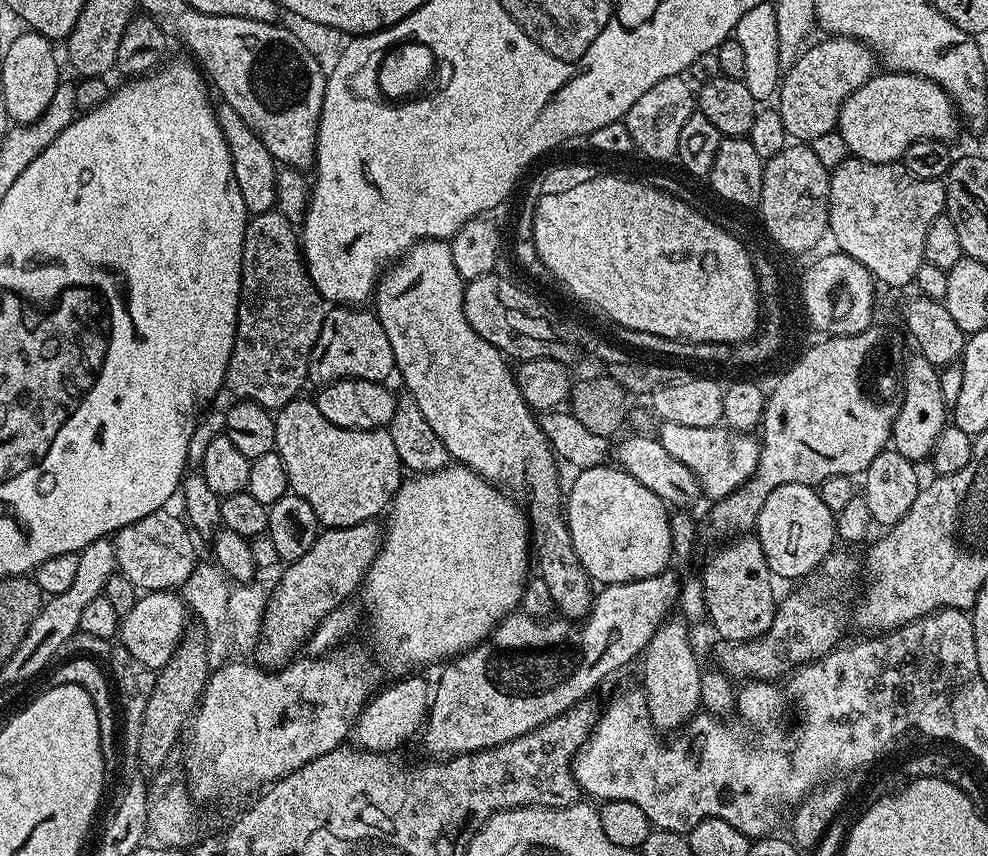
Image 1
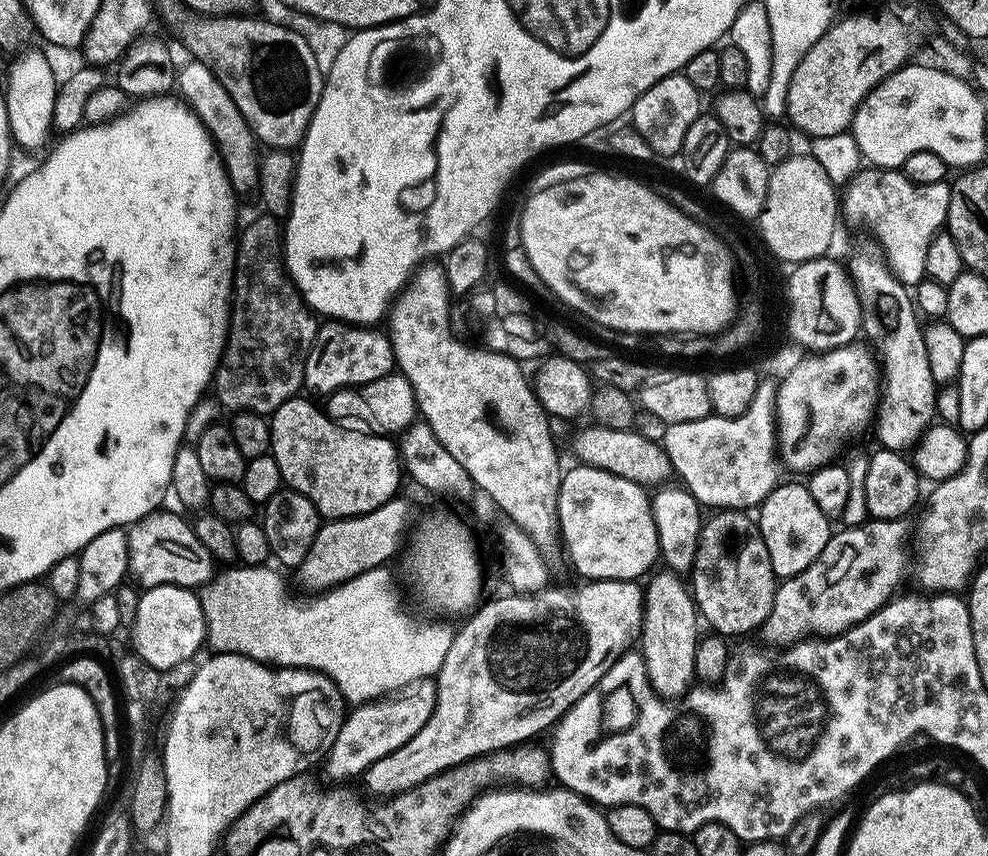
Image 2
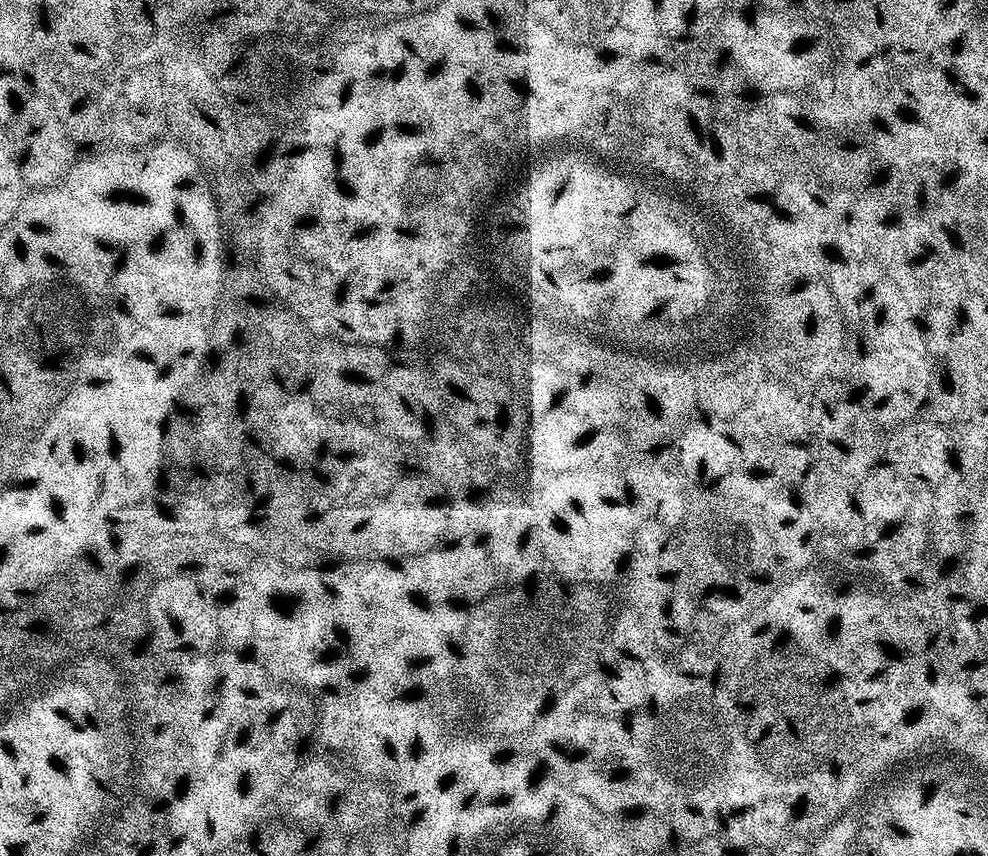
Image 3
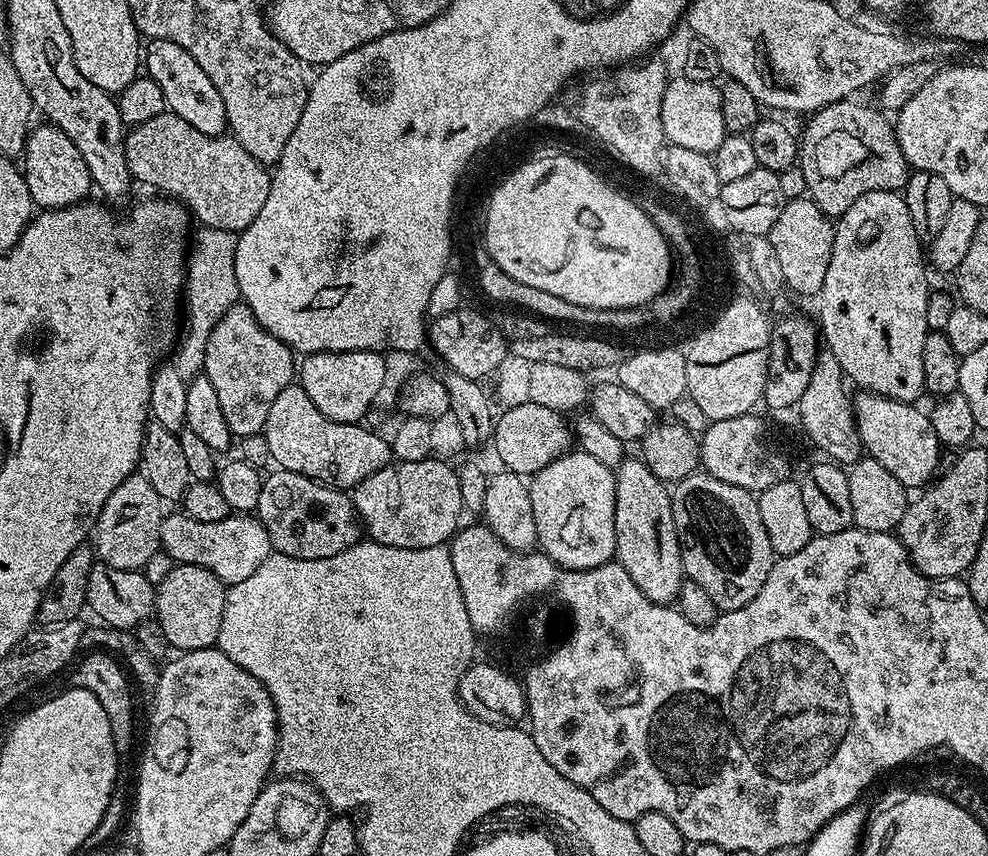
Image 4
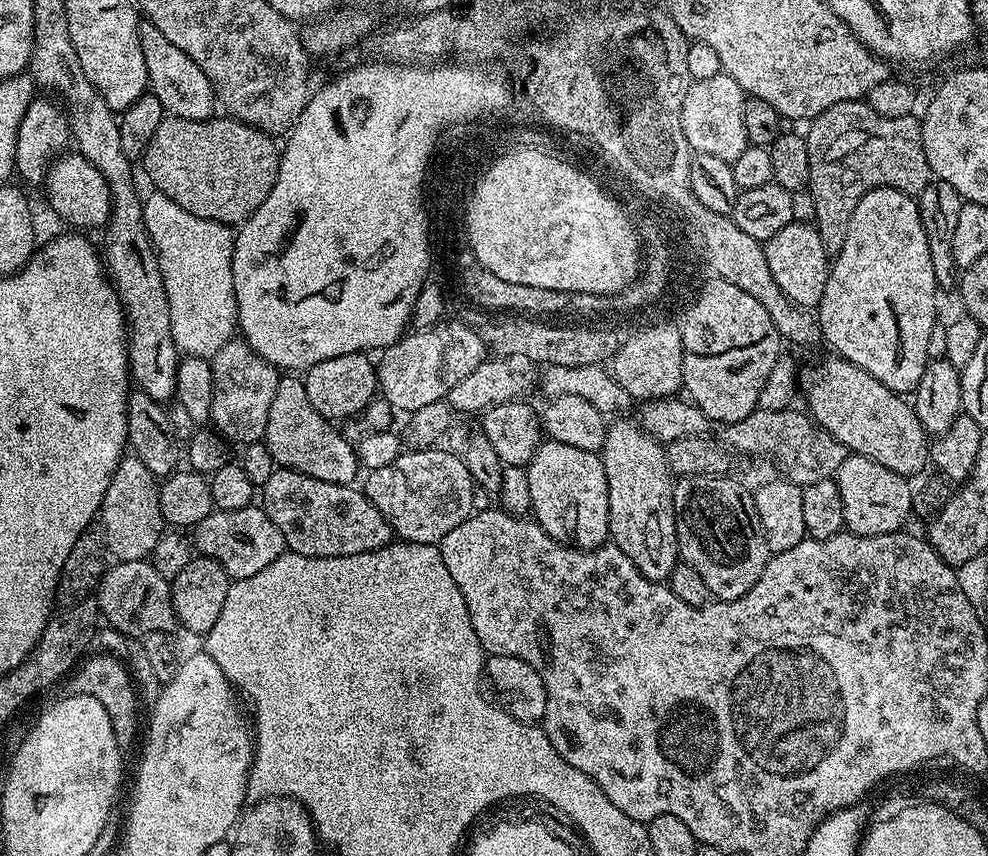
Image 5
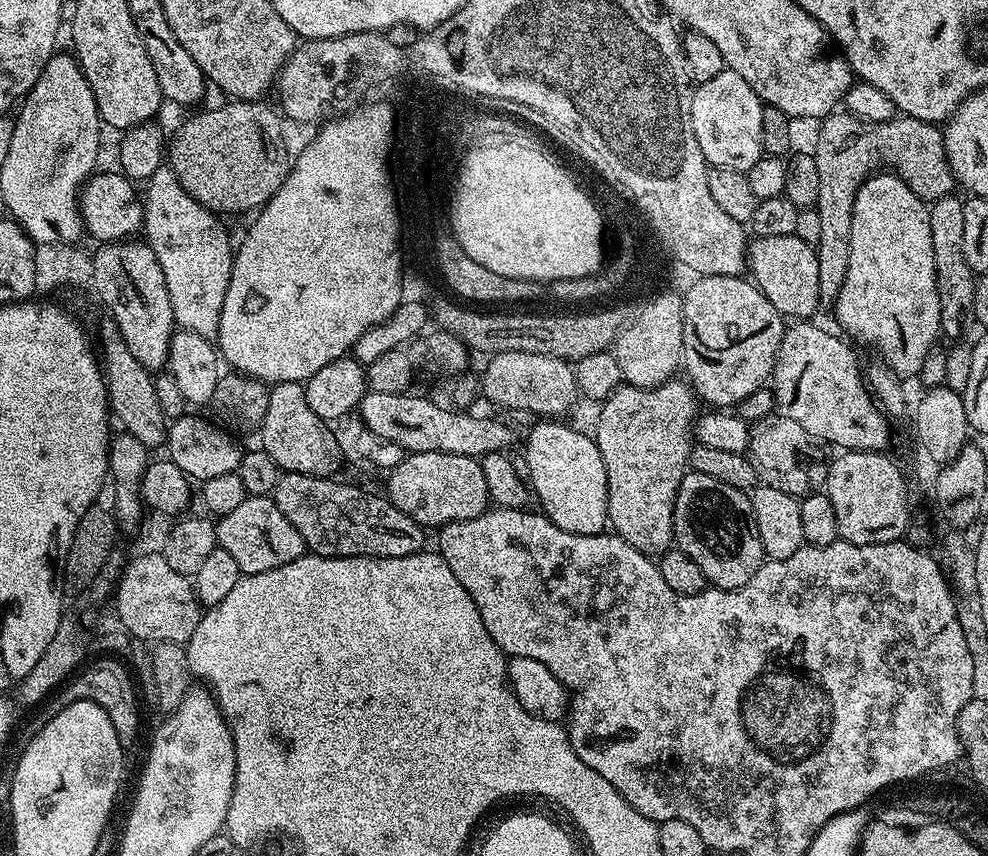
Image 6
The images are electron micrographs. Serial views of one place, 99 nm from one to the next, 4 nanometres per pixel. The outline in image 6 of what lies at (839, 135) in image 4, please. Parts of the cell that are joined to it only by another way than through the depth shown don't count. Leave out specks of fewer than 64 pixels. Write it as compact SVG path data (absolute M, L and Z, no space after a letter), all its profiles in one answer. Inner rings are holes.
M837 110L832 115L824 117L819 128L820 133L816 136L816 149L814 149L818 166L818 202L815 209L818 218L822 218L822 238L816 248L818 294L821 305L832 306L835 305L836 296L842 290L842 282L846 282L846 266L850 266L850 230L854 198L869 176L881 169L891 170L899 174L906 182L906 186L910 186L910 190L914 190L914 194L918 194L918 198L922 198L925 202L953 195L957 183L946 158L943 131L937 125L925 120L900 114L881 124L868 124L857 116L851 116L847 110Z

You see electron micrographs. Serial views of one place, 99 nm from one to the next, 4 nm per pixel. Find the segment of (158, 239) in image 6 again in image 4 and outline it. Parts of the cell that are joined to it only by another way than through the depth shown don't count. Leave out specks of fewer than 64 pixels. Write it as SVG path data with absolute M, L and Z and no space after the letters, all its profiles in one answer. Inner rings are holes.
M203 227L190 248L186 260L186 275L184 291L186 290L186 316L188 327L182 330L182 346L178 359L173 360L172 367L185 383L201 375L205 366L205 348L214 326L239 301L240 287L237 284L237 274L234 273L234 254L237 250L237 233Z

